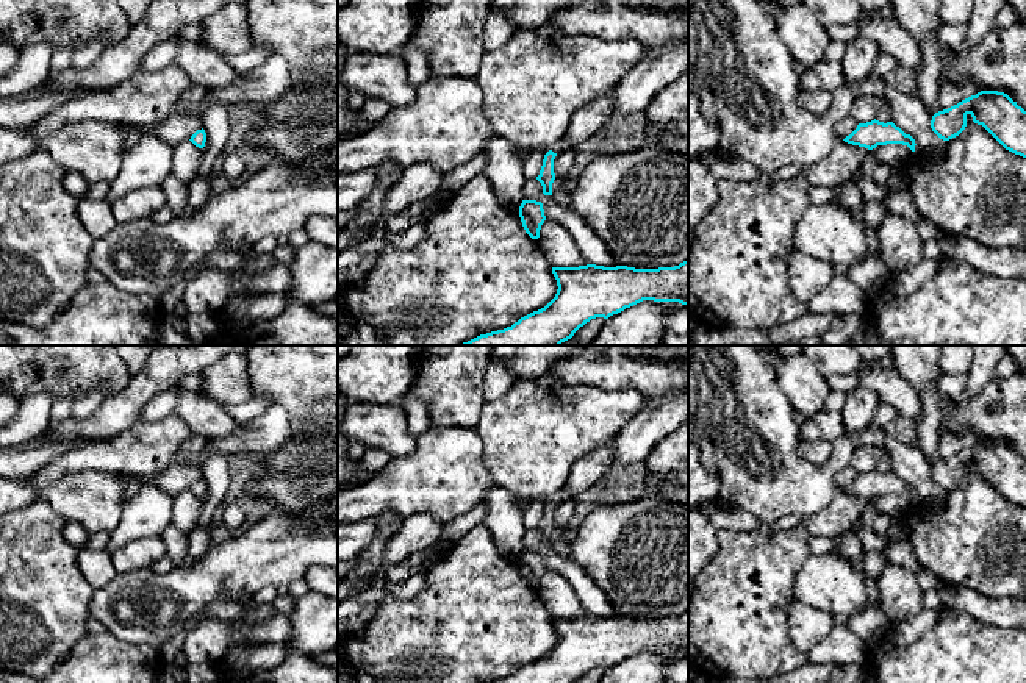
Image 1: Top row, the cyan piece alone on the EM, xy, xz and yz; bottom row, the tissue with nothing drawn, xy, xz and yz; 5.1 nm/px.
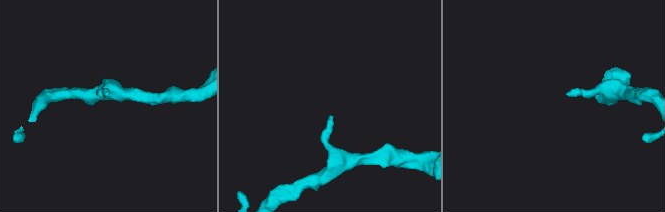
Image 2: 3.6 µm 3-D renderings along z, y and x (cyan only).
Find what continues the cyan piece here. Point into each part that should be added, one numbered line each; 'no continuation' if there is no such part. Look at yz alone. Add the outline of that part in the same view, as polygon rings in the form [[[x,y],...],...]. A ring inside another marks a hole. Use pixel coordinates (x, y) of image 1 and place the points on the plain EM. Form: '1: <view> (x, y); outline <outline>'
no continuation

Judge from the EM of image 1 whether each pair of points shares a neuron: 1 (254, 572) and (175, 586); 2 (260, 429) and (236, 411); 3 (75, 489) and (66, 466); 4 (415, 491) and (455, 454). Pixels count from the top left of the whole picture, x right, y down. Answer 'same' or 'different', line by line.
1: same
2: different
3: different
4: same

